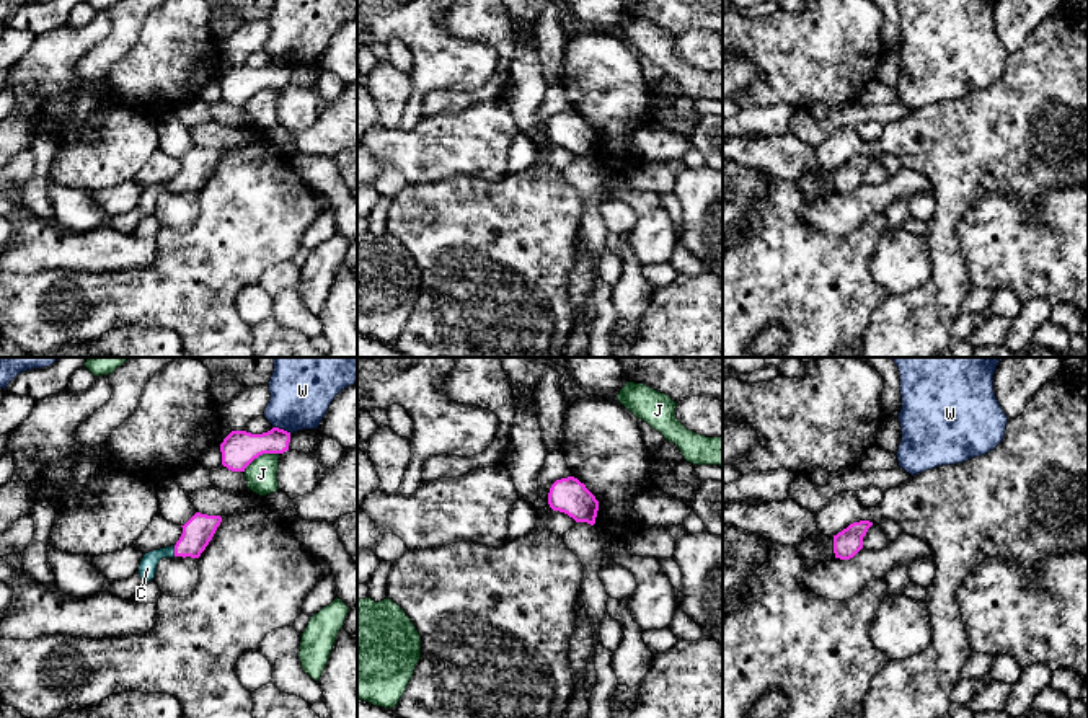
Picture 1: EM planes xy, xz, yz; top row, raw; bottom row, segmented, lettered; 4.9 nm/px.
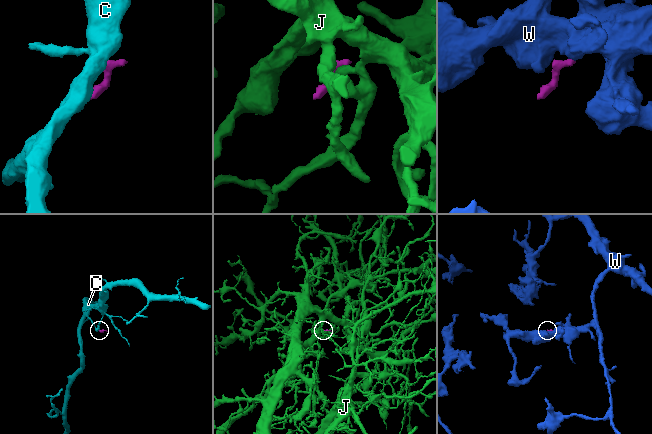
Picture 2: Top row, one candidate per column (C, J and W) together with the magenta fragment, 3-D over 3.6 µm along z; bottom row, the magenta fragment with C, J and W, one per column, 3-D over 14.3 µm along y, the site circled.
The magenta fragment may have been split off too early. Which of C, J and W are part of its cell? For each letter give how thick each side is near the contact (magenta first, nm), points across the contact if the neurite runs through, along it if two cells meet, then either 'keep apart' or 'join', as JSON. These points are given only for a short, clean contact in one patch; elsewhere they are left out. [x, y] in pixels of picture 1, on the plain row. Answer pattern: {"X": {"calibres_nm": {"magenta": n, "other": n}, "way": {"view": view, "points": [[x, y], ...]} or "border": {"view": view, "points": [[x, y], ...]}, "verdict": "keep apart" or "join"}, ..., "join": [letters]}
{"C": {"calibres_nm": {"magenta": 150, "other": 90}, "way": {"view": "xy", "points": [[199, 163], [175, 185], [160, 188], [147, 203]]}, "verdict": "join"}, "J": {"calibres_nm": {"magenta": 180, "other": 160}, "border": {"view": "xy", "points": [[278, 87], [260, 88], [243, 105]]}, "verdict": "keep apart"}, "W": {"calibres_nm": {"magenta": 180, "other": 300}, "border": {"view": "xy", "points": [[273, 61], [291, 67]]}, "verdict": "keep apart"}, "join": ["C"]}

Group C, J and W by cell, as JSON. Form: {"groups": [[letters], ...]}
{"groups": [["C"], ["J"], ["W"]]}

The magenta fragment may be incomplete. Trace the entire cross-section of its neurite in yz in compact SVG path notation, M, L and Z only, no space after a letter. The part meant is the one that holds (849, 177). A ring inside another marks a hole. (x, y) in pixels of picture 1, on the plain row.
M869 155L850 158L847 163L834 170L835 193L850 194L863 183L863 171L873 160Z

